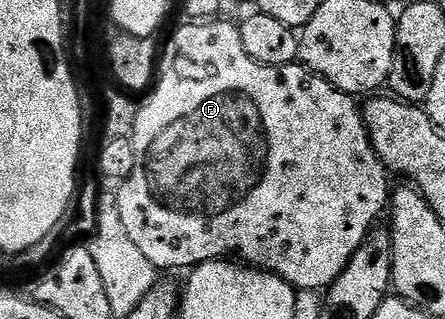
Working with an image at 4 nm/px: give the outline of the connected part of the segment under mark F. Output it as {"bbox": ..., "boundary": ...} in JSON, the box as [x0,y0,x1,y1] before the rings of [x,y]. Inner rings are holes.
{"bbox":[116,20,391,291],"boundary":[[[189,20],[186,26],[181,26],[169,38],[169,43],[163,46],[163,53],[159,58],[159,77],[156,79],[155,85],[144,95],[145,103],[142,101],[137,108],[135,116],[134,130],[131,135],[135,152],[135,168],[131,172],[129,178],[120,183],[116,195],[119,204],[119,220],[123,220],[123,228],[127,228],[127,236],[131,236],[131,241],[139,248],[139,252],[143,252],[143,256],[147,256],[147,260],[151,260],[151,264],[155,264],[158,272],[165,270],[181,270],[198,266],[200,262],[215,262],[218,260],[240,260],[242,263],[257,267],[258,270],[269,270],[273,274],[278,274],[283,280],[290,282],[294,288],[300,290],[324,291],[333,285],[334,280],[342,274],[347,268],[347,264],[351,260],[351,256],[355,256],[355,252],[360,246],[366,245],[369,229],[377,222],[377,217],[381,213],[386,213],[387,207],[391,202],[391,185],[389,186],[390,171],[385,169],[381,163],[381,157],[375,152],[373,142],[369,138],[369,129],[365,127],[365,116],[362,107],[359,105],[358,99],[352,94],[344,94],[341,90],[337,90],[327,81],[313,73],[312,70],[305,69],[304,65],[294,64],[291,66],[268,66],[267,64],[259,64],[247,56],[247,48],[243,48],[243,36],[241,35],[240,25],[234,22],[219,22],[220,20]]]}

